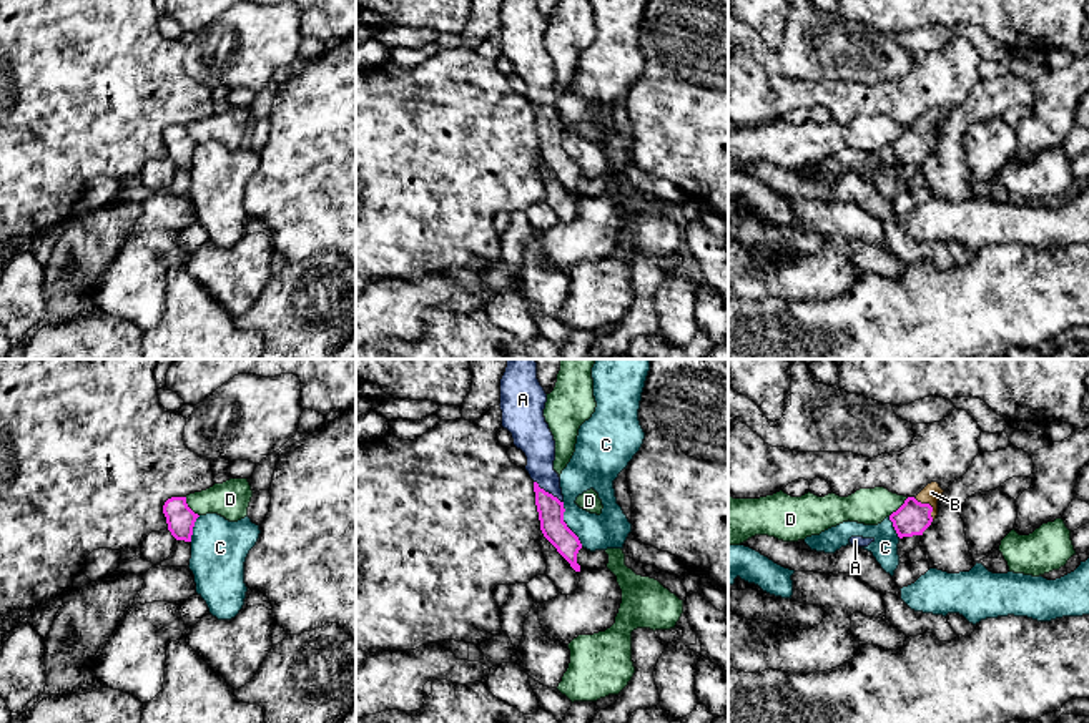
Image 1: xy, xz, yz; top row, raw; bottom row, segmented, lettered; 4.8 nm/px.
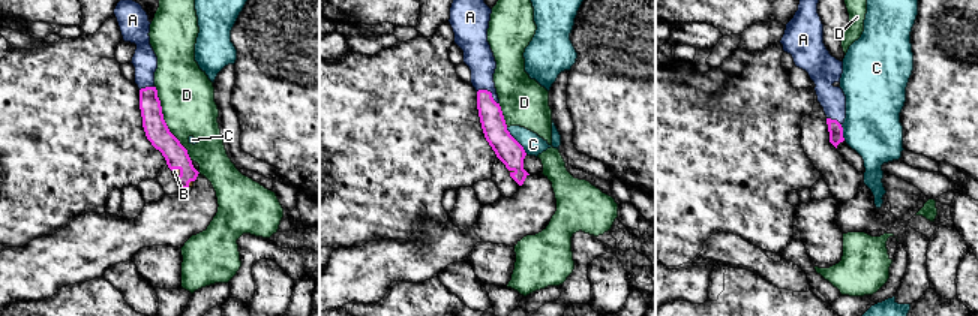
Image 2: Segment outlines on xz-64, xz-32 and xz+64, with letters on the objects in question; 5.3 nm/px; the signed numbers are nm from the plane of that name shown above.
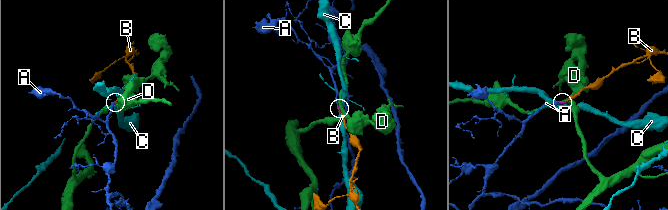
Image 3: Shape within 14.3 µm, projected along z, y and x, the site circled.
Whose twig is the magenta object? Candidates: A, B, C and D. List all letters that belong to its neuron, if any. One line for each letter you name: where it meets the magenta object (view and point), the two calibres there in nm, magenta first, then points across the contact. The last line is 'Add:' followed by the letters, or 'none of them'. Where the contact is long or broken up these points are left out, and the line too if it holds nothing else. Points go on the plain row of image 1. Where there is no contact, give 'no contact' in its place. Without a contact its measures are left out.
A: xz (547, 120) | 130/160 nm | across xz (551, 138), (547, 120), (537, 70)
B: yz (930, 133) | 160/90 nm | across yz (913, 145), (930, 133), (931, 120)
Add: A, B

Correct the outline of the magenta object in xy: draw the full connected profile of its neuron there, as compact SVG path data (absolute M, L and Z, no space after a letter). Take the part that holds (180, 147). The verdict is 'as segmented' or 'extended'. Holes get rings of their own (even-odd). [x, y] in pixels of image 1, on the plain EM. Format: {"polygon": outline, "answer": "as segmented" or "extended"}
{"polygon": "M186 125L168 126L163 133L163 141L171 163L176 168L191 170L193 155L200 143L188 135Z", "answer": "as segmented"}

